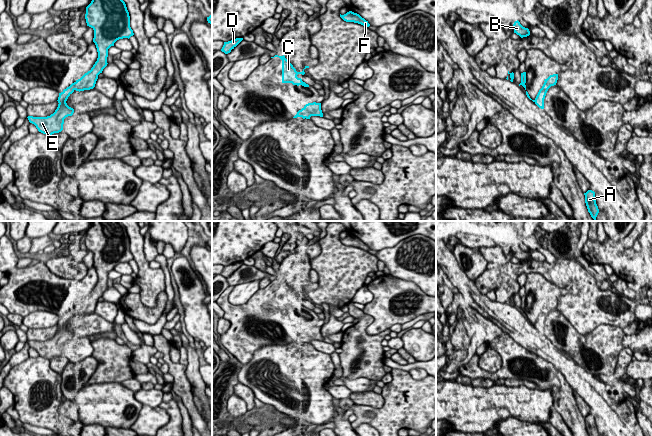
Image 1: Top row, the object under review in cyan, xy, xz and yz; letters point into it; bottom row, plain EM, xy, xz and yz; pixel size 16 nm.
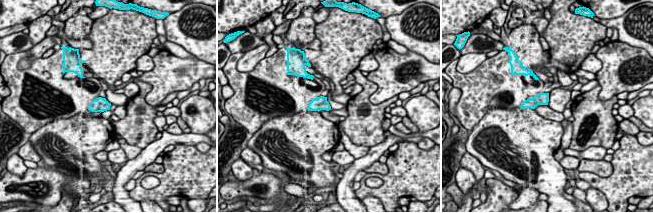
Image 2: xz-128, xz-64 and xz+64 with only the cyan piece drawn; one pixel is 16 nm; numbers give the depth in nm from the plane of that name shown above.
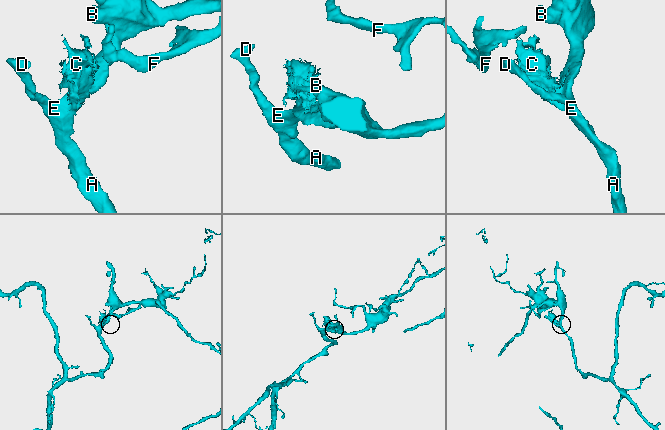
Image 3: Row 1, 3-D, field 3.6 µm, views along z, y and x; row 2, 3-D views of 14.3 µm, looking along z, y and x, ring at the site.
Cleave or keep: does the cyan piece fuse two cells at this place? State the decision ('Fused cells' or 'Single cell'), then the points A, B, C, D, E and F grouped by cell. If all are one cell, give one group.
Single cell. Groups: A B C D E F

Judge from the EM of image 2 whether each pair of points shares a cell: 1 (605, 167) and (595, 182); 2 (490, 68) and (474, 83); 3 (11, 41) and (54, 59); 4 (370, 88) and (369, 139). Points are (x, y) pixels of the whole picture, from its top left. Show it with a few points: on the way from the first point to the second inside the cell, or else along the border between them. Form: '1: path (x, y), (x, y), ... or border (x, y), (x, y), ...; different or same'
1: border (613, 166), (613, 171), (607, 176), (580, 171); different
2: path (486, 72), (478, 80); same
3: border (28, 49), (10, 54); different
4: path (366, 101), (371, 109), (369, 126); same

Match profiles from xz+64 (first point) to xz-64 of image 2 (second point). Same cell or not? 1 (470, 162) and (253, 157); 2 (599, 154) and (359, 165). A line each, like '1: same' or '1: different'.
1: same
2: different

